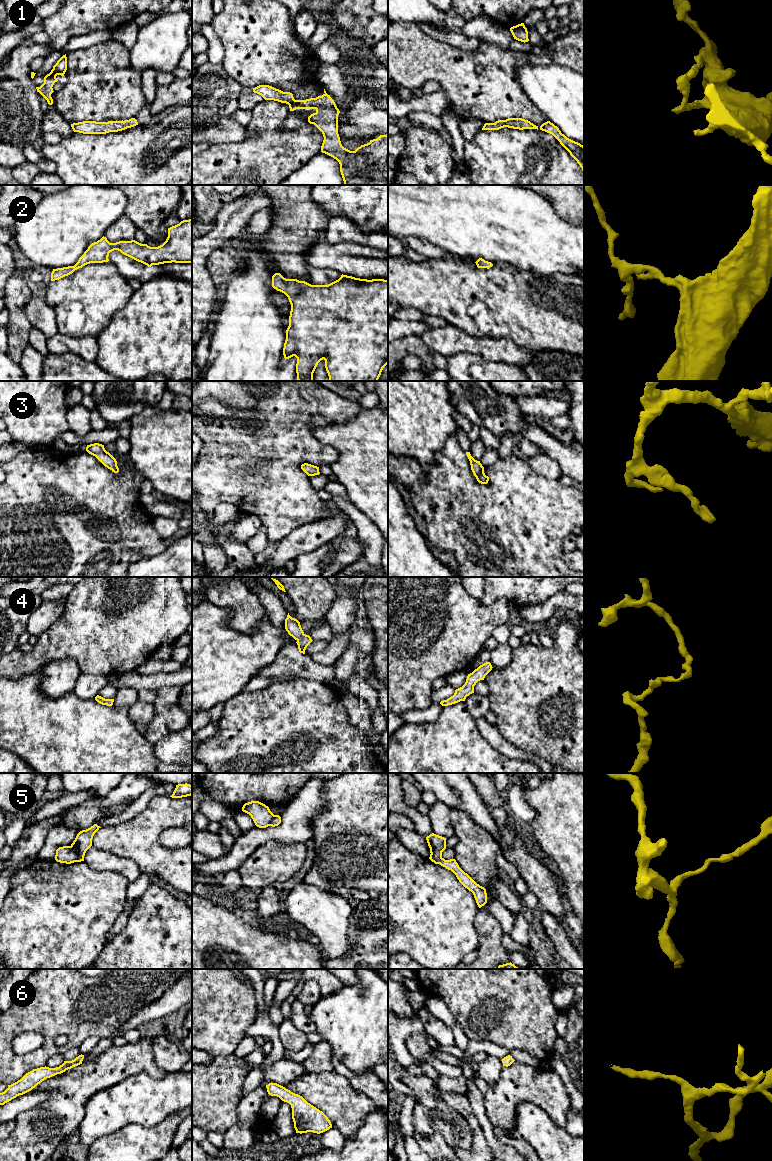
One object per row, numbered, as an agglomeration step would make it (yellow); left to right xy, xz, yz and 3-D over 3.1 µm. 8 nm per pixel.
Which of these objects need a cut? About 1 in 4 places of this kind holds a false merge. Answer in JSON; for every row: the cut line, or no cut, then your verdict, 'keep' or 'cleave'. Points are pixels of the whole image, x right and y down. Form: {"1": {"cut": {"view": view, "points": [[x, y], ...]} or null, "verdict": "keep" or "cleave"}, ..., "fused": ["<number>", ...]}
{"1": {"cut": null, "verdict": "keep"}, "2": {"cut": null, "verdict": "keep"}, "3": {"cut": null, "verdict": "keep"}, "4": {"cut": null, "verdict": "keep"}, "5": {"cut": {"view": "xy", "points": [[70, 846], [77, 855], [77, 861]]}, "verdict": "cleave"}, "6": {"cut": null, "verdict": "keep"}, "fused": ["5"]}

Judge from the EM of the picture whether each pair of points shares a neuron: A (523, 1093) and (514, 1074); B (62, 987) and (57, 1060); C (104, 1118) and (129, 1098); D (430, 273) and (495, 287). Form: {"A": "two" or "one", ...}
{"A": "one", "B": "two", "C": "one", "D": "one"}

